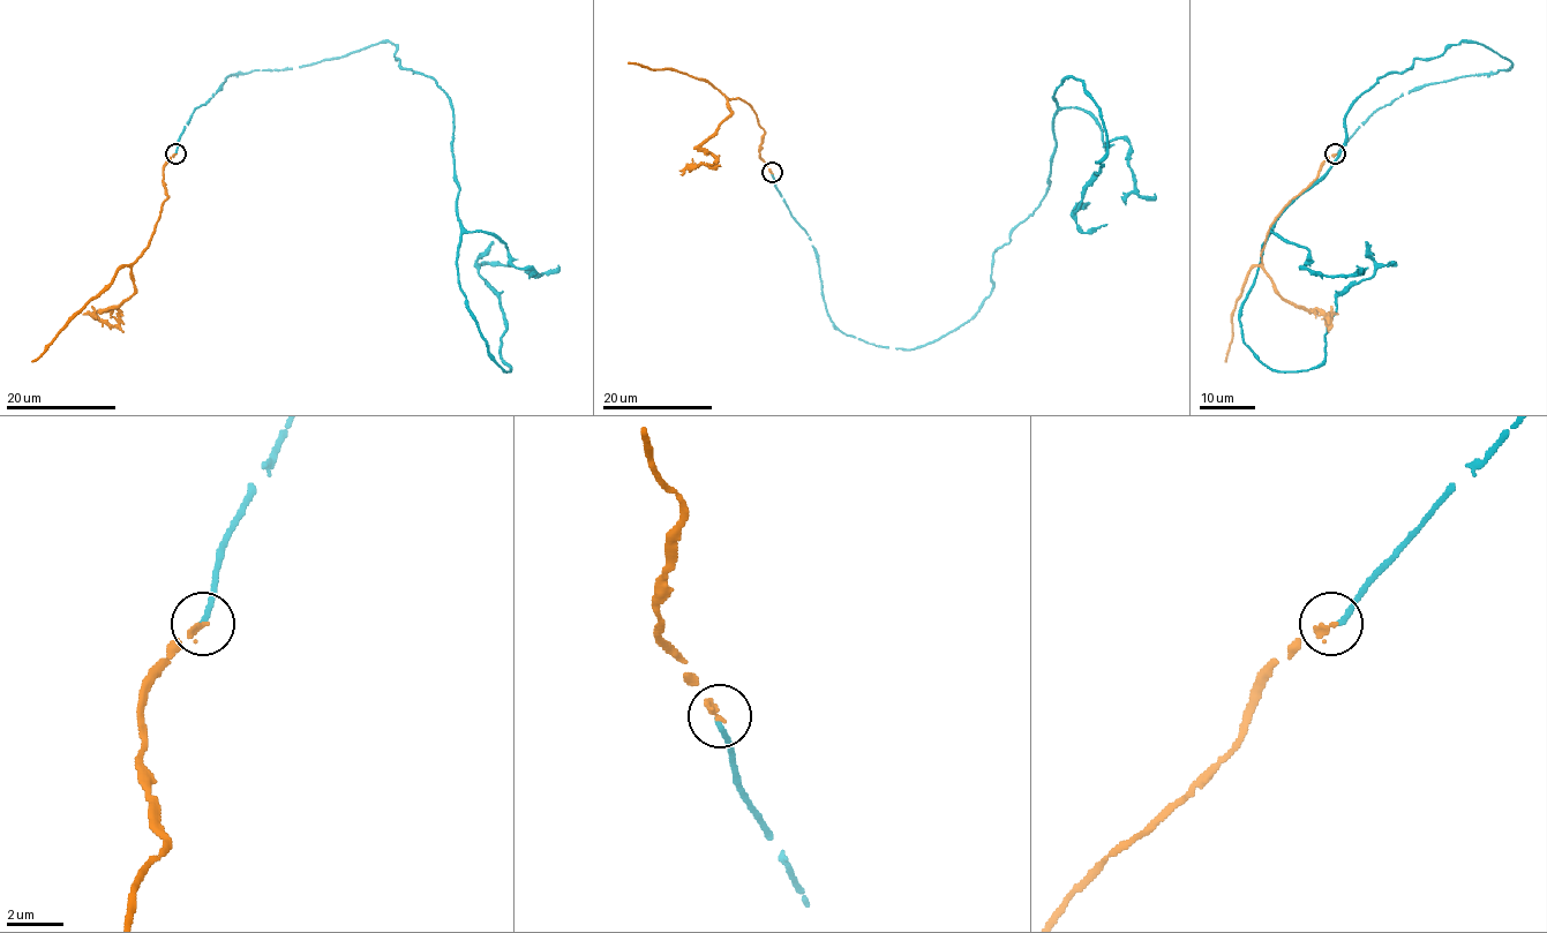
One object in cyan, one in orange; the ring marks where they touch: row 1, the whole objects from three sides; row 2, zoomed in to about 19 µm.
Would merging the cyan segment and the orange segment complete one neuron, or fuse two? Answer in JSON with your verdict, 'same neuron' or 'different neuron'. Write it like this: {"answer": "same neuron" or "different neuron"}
{"answer": "same neuron"}

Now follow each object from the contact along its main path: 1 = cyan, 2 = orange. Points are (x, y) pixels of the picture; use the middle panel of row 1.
1: (771, 173), (831, 320), (877, 346), (988, 296), (1066, 77), (1105, 133), (1076, 225), (1108, 224)
2: (771, 173), (760, 157), (764, 130), (740, 98), (728, 99), (731, 113), (700, 147), (714, 166), (680, 174)

